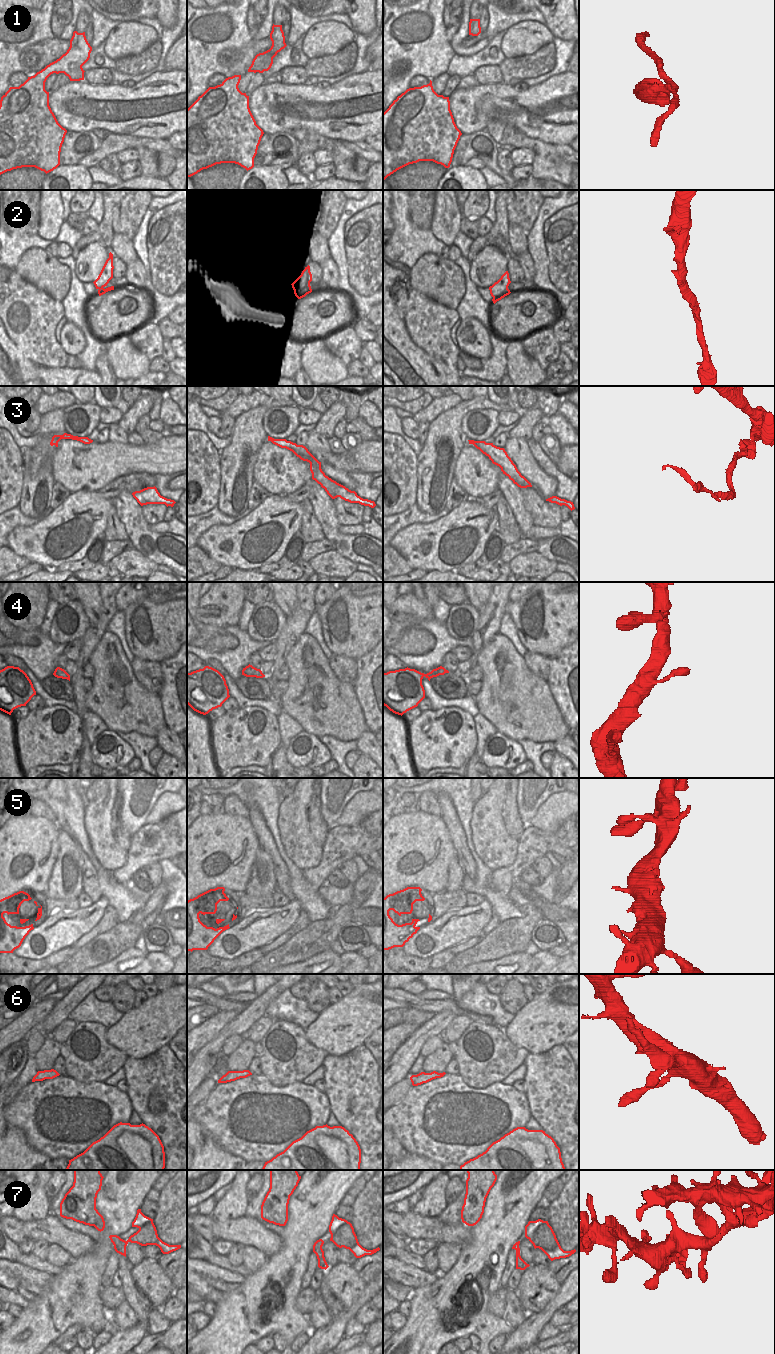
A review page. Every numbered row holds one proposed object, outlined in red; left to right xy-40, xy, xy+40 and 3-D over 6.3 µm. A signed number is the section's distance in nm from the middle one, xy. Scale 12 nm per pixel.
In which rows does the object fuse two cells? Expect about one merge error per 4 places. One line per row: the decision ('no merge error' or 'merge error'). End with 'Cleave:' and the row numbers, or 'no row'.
1: no merge error
2: no merge error
3: no merge error
4: no merge error
5: no merge error
6: no merge error
7: no merge error
Cleave: no row

